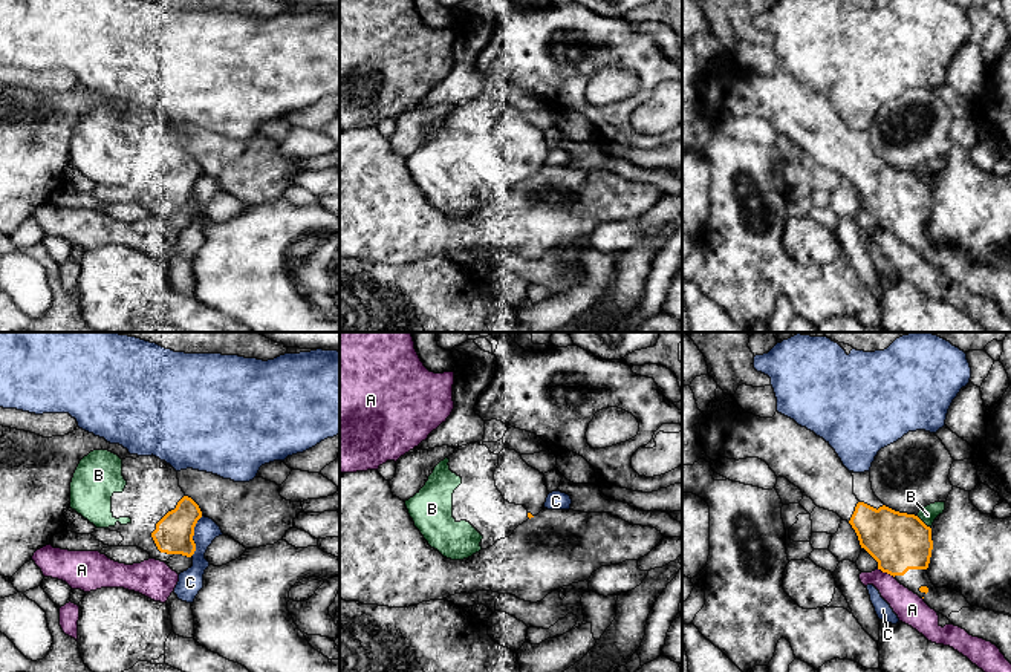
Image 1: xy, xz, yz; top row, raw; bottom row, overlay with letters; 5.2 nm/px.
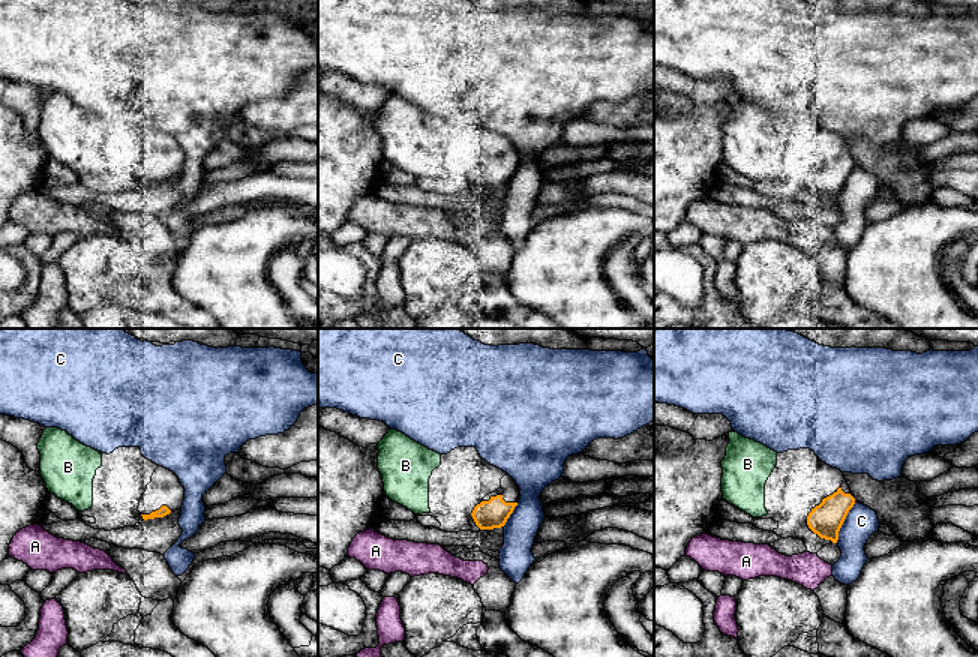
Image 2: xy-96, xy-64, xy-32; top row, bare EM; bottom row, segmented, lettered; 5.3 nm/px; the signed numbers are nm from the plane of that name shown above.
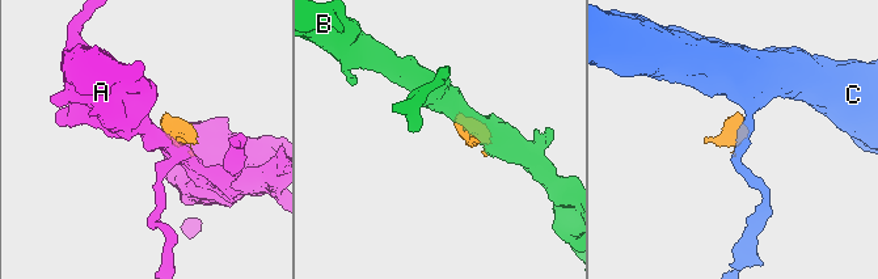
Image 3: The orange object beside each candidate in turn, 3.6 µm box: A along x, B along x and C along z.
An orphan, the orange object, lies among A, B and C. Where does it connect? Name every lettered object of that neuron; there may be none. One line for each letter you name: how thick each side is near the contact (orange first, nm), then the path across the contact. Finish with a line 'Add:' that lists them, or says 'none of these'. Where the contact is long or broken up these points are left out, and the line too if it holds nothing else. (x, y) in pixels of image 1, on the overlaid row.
Add: none of these

